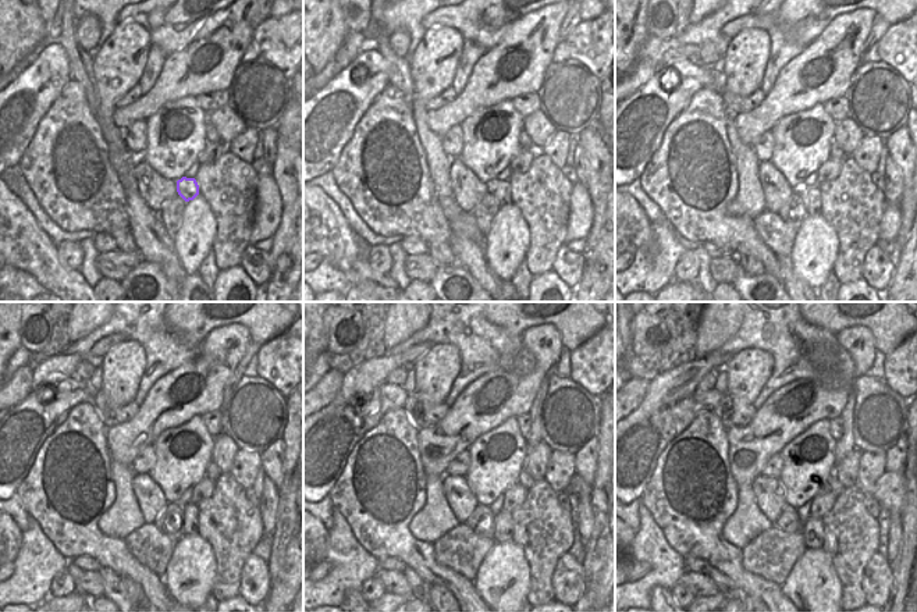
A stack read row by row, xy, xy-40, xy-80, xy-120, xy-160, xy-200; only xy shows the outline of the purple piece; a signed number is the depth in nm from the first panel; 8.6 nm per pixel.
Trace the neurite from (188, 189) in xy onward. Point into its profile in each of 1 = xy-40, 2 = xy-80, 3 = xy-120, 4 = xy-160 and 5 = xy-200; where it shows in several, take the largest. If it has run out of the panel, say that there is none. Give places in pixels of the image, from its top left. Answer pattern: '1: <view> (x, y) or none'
1: xy-40 (500, 189)
2: xy-80 (813, 198)
3: xy-120 (191, 512)
4: xy-160 (503, 532)
5: xy-200 (813, 530)

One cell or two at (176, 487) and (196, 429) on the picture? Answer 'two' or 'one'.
one

